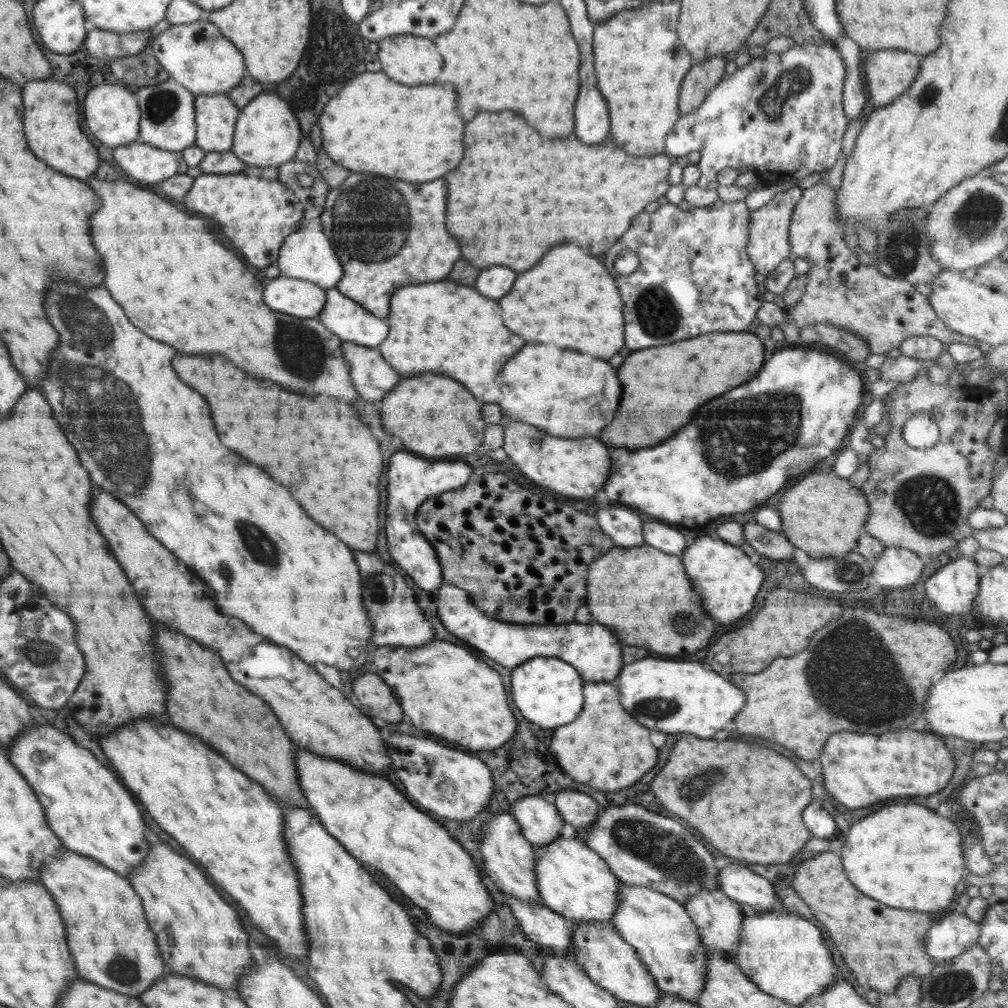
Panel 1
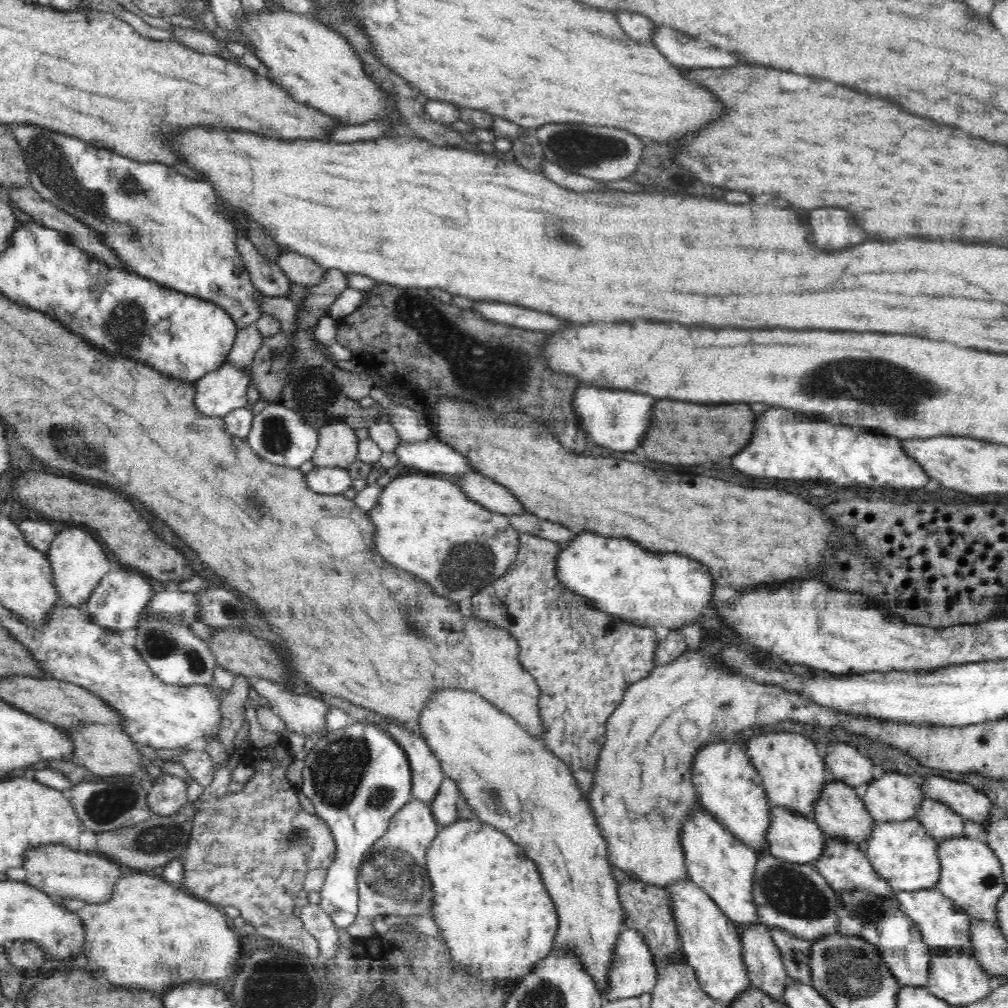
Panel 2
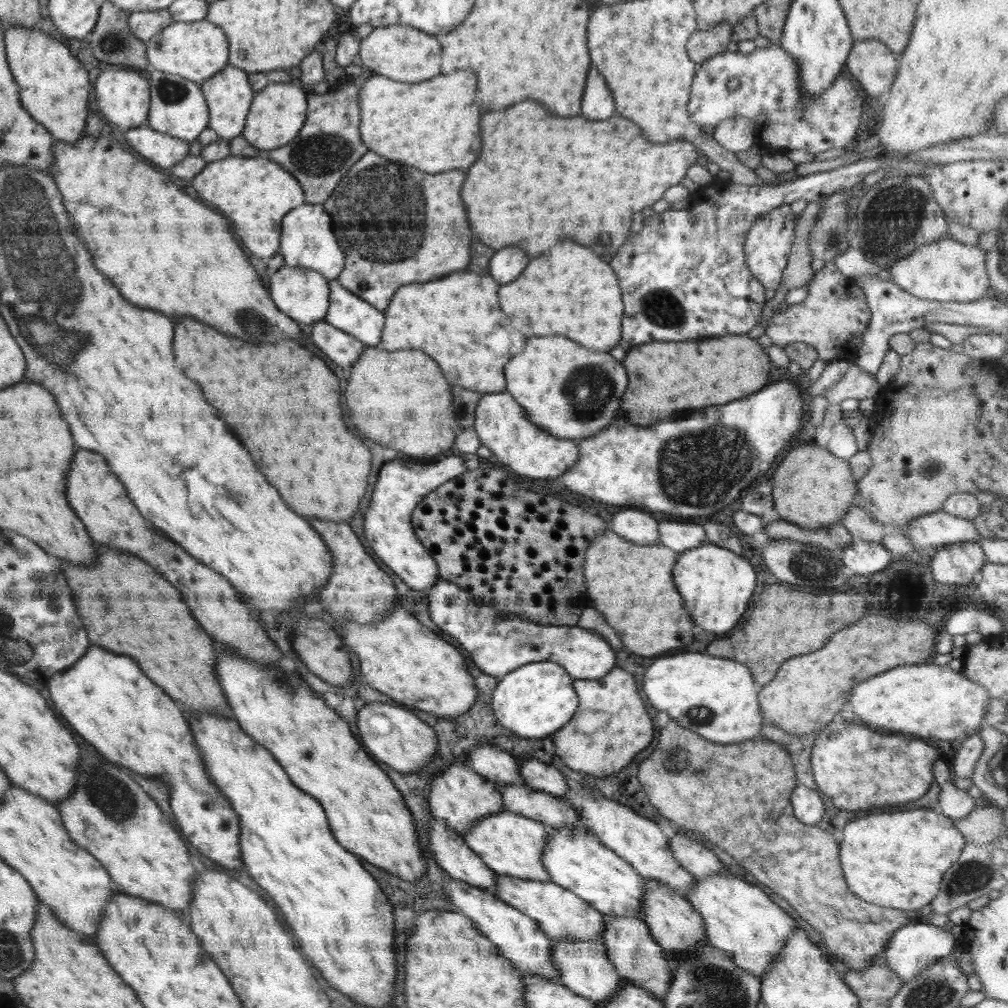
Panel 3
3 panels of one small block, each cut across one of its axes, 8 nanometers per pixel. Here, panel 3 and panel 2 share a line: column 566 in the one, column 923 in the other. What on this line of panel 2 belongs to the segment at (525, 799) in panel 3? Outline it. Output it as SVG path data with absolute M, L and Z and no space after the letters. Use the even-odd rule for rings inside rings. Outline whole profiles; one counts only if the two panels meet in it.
M925 797L915 819L922 823L927 833L938 843L948 838L962 838L964 819L942 802Z

